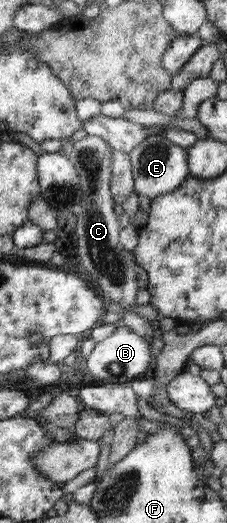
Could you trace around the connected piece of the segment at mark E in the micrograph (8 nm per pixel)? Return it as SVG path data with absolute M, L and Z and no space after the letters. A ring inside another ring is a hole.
M159 133L145 138L130 153L130 158L135 174L135 189L140 197L145 196L151 201L166 193L175 191L191 176L188 148L175 144L175 142Z

